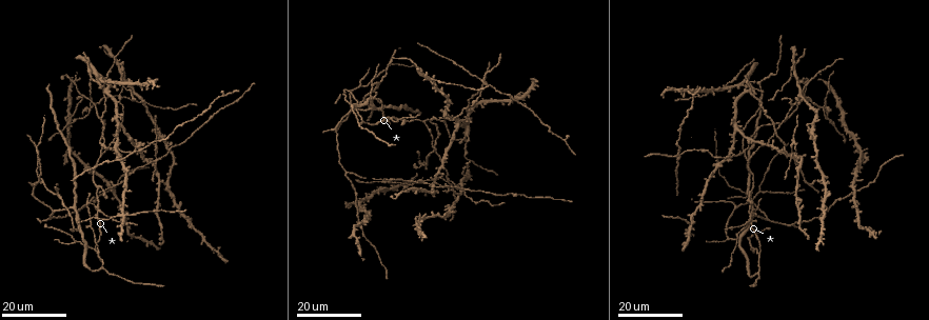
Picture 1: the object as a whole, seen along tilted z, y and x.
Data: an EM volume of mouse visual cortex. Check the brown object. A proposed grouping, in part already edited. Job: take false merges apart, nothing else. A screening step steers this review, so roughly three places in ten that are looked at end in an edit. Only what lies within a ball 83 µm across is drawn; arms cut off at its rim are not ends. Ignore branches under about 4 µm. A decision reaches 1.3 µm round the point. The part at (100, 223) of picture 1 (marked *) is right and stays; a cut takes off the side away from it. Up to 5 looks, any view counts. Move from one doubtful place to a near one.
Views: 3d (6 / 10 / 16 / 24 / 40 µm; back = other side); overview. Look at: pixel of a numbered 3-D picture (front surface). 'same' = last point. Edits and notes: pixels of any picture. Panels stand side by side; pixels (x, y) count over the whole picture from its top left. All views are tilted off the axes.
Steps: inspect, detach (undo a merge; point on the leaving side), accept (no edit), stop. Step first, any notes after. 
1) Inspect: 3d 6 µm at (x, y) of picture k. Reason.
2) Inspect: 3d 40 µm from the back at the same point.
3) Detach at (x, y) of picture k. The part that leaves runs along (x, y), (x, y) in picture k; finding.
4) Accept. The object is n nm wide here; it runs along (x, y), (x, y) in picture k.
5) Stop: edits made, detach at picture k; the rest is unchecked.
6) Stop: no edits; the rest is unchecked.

Inspect: 3d 16 µm at (97, 184) of picture 1. Two arms in line, one across.

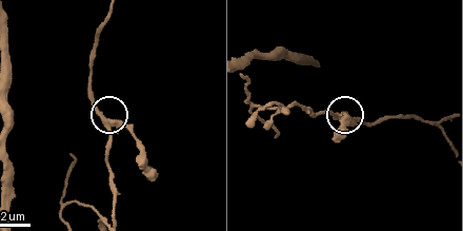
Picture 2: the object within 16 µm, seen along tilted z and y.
Inspect: 3d 6 µm at (106, 123) of picture 2.

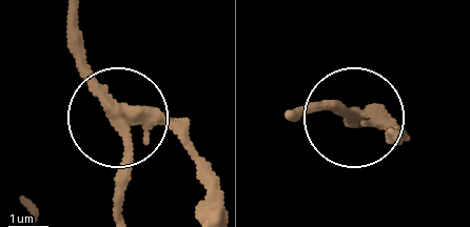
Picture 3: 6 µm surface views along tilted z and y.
Detach at (183, 123) of picture 3. The side arm is 5 µm long; the part that leaves runs along (125, 117), (148, 119), (180, 145), (217, 214) in picture 3; two cells meet here.

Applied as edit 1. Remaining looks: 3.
Inspect: overview. See it whole again.

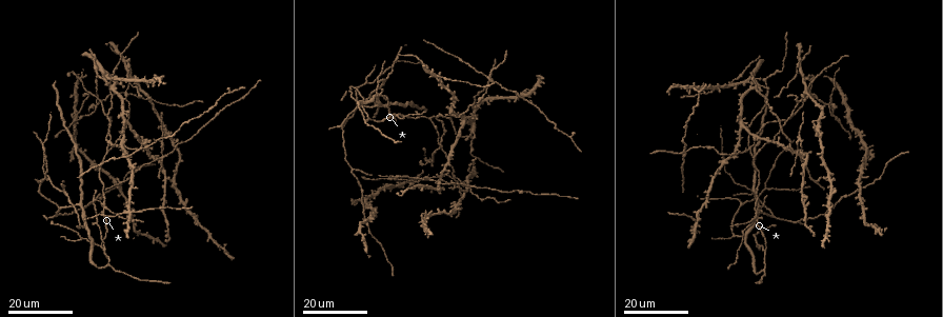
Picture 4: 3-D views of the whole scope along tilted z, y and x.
Inspect: 3d 24 µm at (126, 92) of picture 4. A fork.

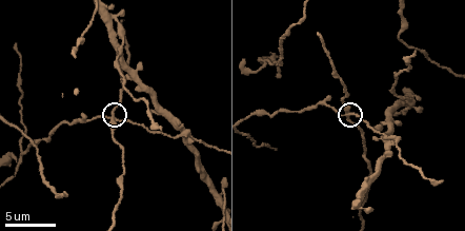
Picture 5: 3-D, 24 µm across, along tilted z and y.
Inspect: 3d 10 µm at (343, 114) of picture 5.

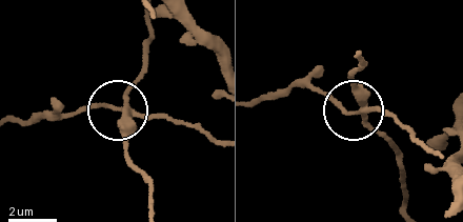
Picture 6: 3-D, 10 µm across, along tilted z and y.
Detach at (160, 114) of picture 6. The side arm is 19 µm long; the part that leaves runs along (125, 112), (92, 106), (21, 121) in picture 6; two cells meet here.

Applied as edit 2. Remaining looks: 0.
Stop: edits made, detach at picture 3, detach at picture 6; the rest is unchecked.

